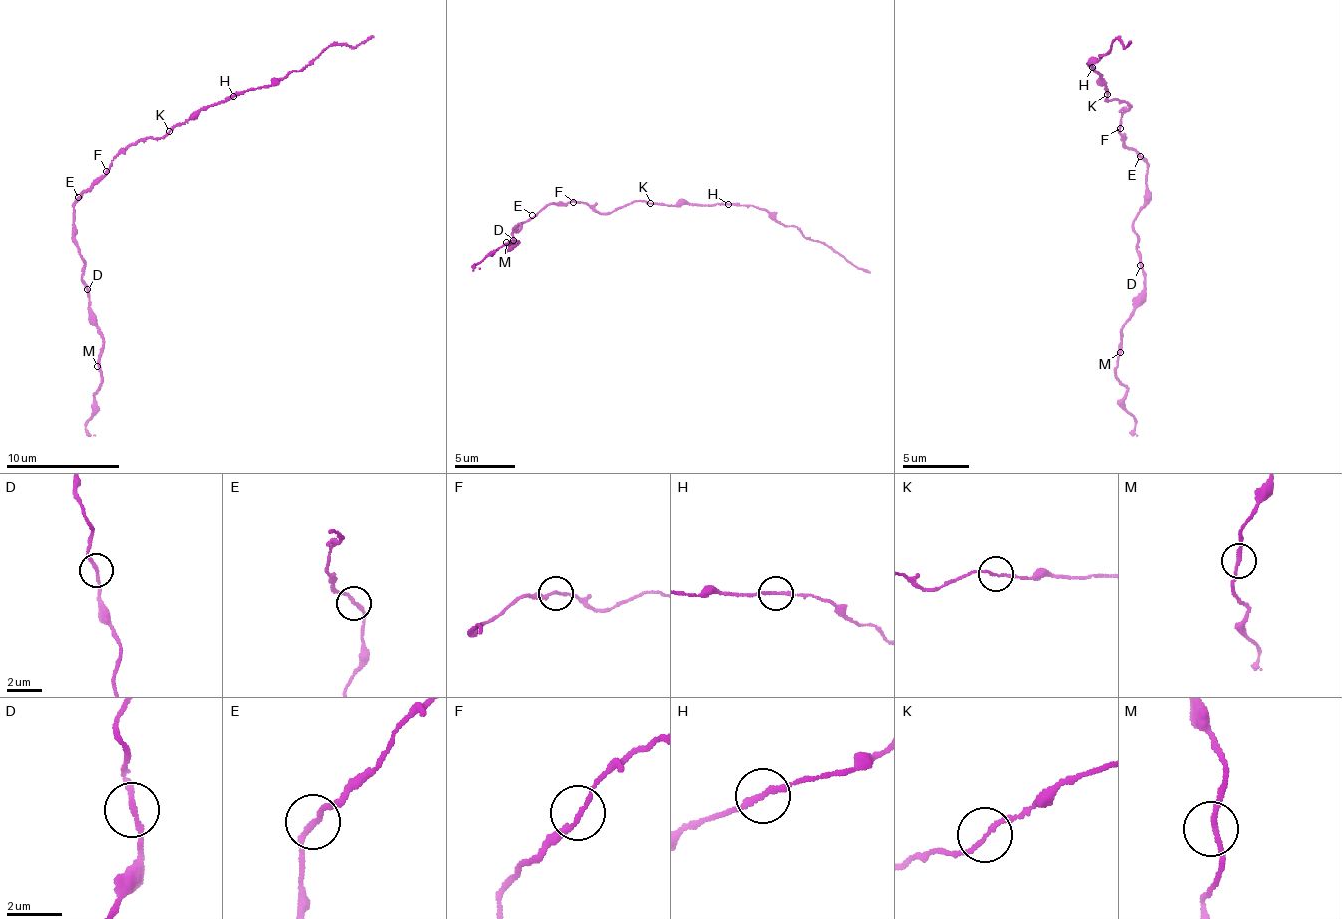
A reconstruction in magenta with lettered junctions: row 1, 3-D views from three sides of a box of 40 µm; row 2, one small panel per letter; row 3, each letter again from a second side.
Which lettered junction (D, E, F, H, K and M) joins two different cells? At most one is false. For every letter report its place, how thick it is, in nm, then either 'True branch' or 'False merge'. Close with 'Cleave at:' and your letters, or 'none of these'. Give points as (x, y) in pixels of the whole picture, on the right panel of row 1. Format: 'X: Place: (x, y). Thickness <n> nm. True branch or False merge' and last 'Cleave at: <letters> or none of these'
D: Place: (1140, 265). Thickness 180 nm. True branch
E: Place: (1140, 156). Thickness 170 nm. True branch
F: Place: (1120, 128). Thickness 150 nm. True branch
H: Place: (1092, 67). Thickness 190 nm. True branch
K: Place: (1107, 94). Thickness 140 nm. True branch
M: Place: (1120, 352). Thickness 180 nm. True branch
Cleave at: none of these

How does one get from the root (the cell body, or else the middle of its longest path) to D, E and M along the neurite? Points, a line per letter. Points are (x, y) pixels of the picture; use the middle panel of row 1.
D: (576, 202), (547, 205), (520, 224), (518, 231), (510, 234), (513, 240)
E: (576, 202), (543, 205), (532, 215)
M: (576, 202), (547, 205), (510, 234), (513, 242), (505, 249), (513, 246), (519, 240), (510, 245), (506, 242)

